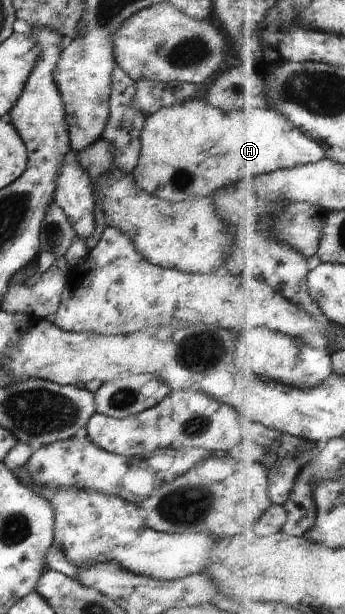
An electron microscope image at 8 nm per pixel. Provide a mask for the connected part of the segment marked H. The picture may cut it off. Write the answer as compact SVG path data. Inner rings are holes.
M186 99L152 113L145 118L140 132L141 148L132 177L136 187L169 202L181 202L191 197L211 196L217 190L236 185L246 179L256 179L277 170L314 164L327 158L329 149L318 140L290 125L287 117L274 108L255 108L222 112L198 99Z

